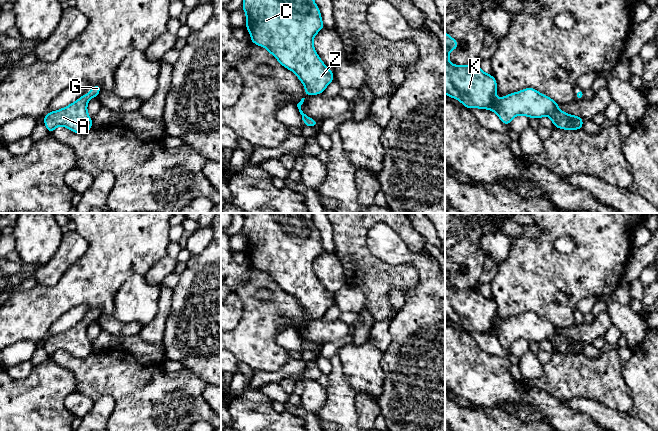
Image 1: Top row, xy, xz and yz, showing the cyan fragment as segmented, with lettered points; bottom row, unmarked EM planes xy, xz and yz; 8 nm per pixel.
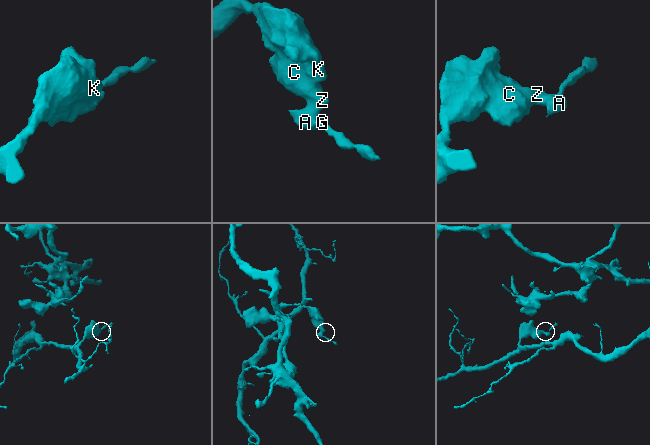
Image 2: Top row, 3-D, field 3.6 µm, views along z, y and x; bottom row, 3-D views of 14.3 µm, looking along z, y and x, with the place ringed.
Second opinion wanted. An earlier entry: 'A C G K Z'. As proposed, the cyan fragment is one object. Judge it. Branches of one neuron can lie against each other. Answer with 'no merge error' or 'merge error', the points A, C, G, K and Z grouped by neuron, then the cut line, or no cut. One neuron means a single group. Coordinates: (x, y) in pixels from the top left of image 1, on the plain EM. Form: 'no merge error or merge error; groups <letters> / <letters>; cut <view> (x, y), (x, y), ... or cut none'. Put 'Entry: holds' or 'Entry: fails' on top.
Entry: holds
no merge error; groups A C G K Z; cut none

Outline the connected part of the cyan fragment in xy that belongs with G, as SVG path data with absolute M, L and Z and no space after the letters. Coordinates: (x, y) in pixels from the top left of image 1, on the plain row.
M96 308L90 317L86 317L70 329L46 337L43 347L49 358L58 350L64 350L76 358L84 358L93 352L92 342L87 337L87 328L90 323L99 320L101 309Z

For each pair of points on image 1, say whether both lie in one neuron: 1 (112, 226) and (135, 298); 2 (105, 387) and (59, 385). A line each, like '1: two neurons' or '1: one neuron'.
1: two neurons
2: two neurons

